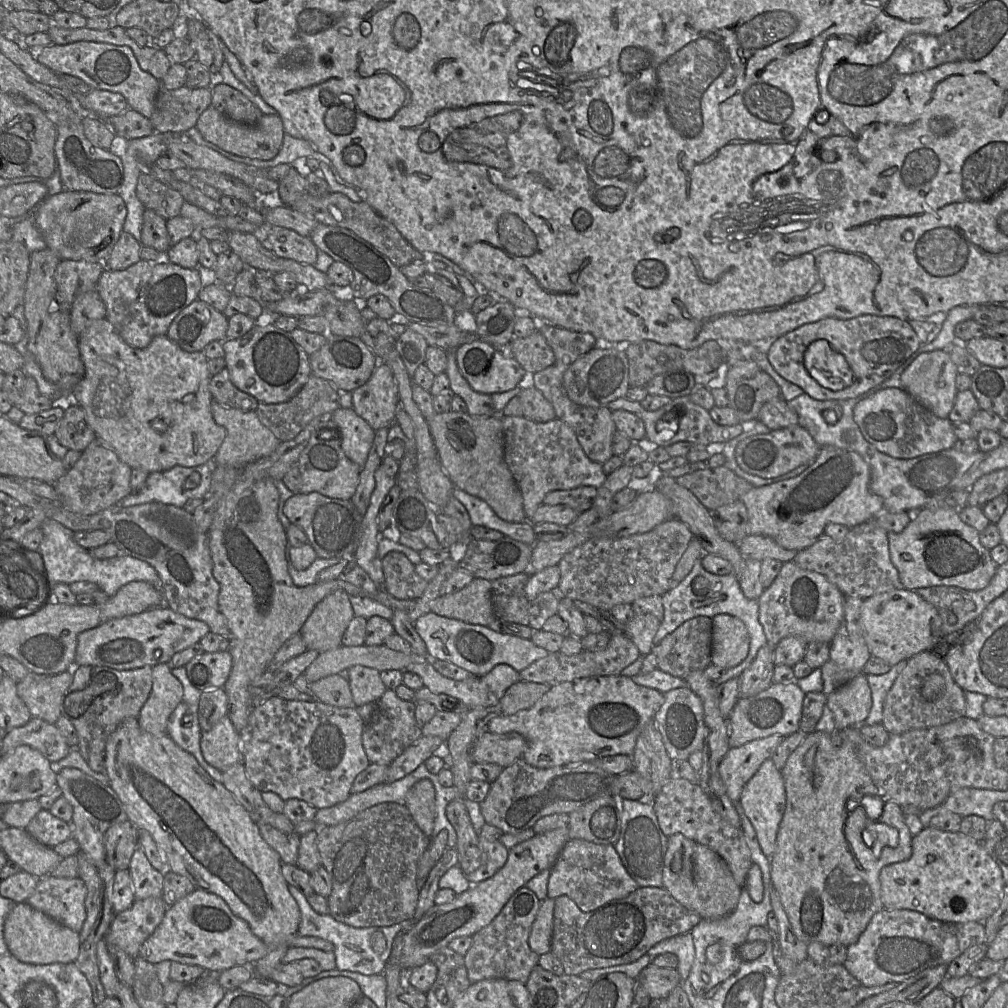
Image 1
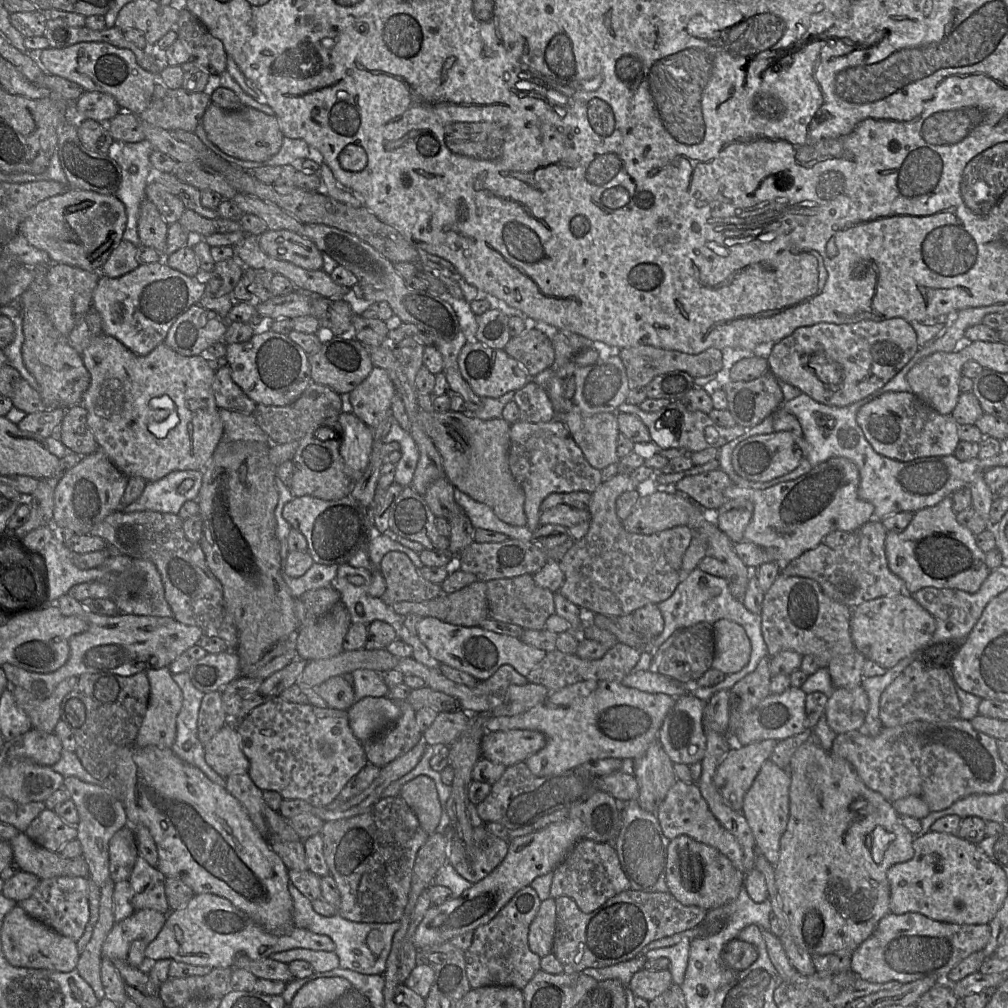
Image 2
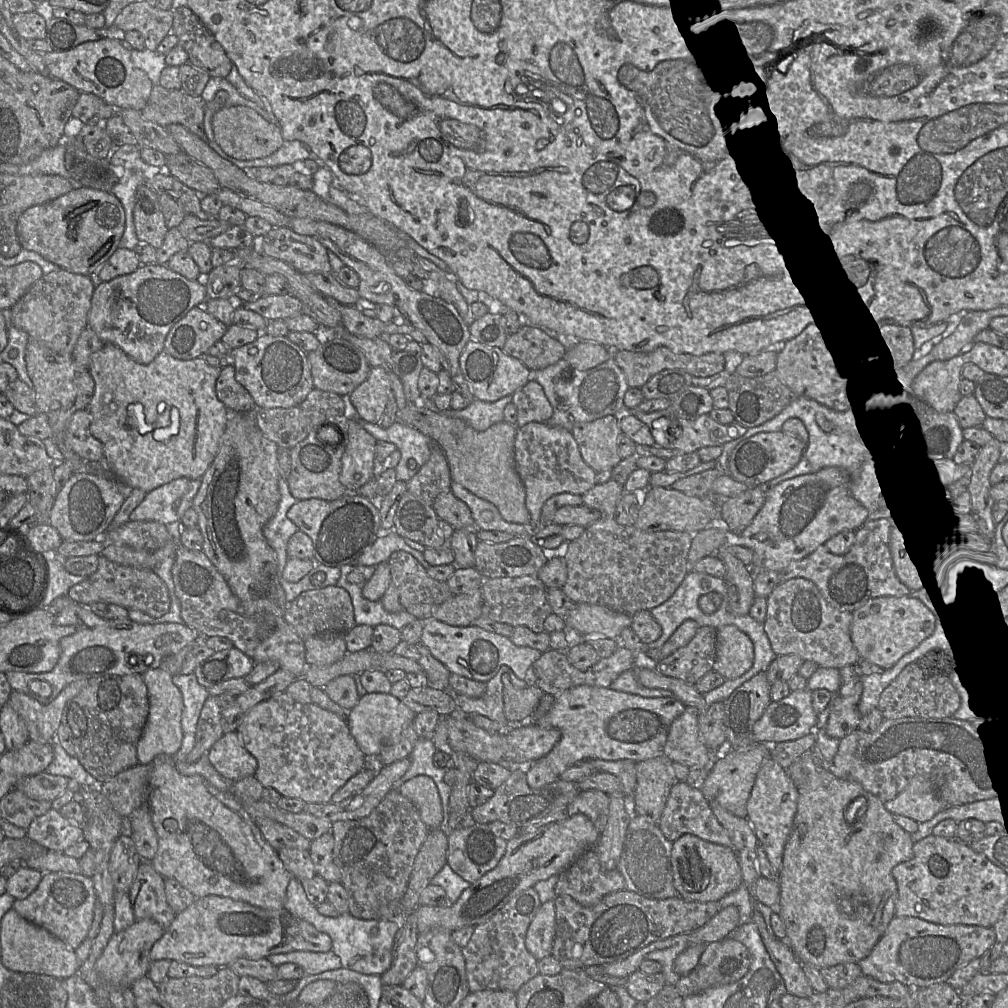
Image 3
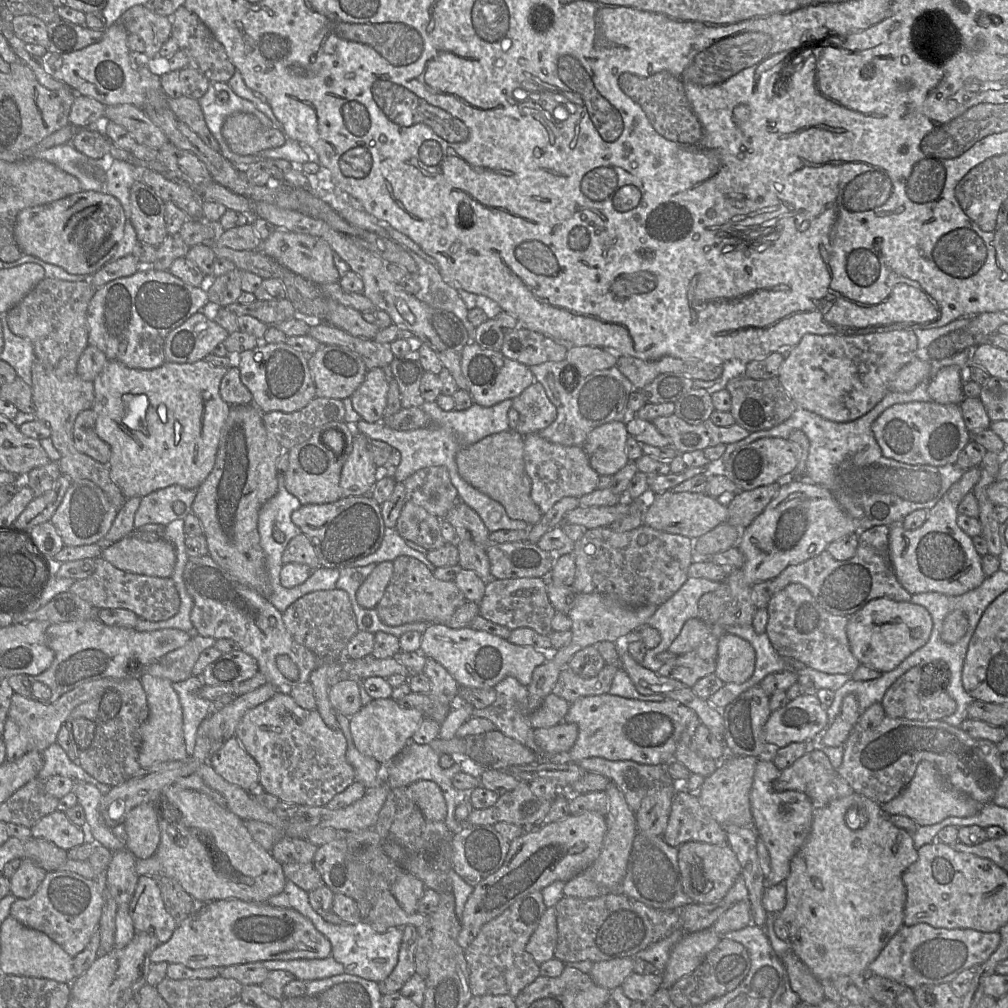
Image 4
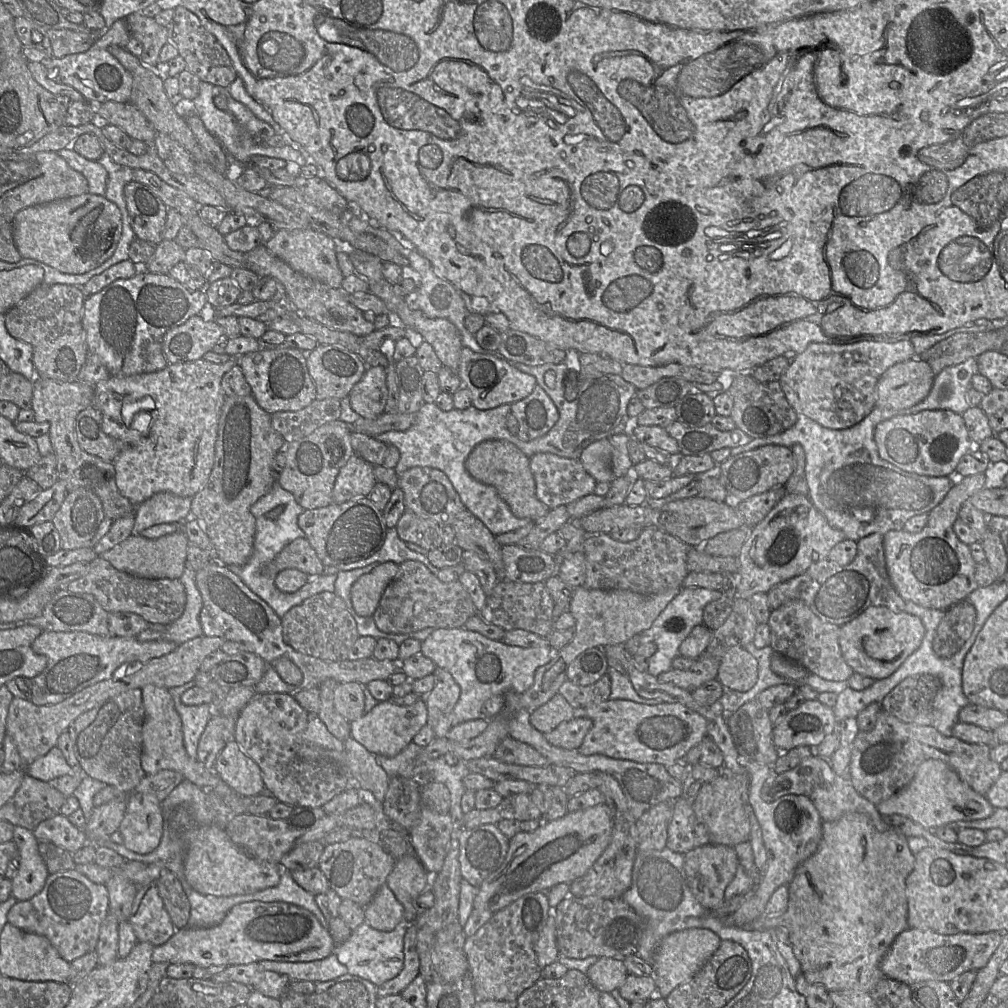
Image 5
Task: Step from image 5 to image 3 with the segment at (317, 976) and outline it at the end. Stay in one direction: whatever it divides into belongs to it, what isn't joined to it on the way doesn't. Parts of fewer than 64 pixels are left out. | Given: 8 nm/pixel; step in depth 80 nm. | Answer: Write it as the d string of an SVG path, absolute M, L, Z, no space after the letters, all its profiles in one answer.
M331 950L329 952L293 951L282 954L274 954L268 959L278 967L285 963L293 963L300 966L305 975L315 975L322 972L342 968L340 958Z

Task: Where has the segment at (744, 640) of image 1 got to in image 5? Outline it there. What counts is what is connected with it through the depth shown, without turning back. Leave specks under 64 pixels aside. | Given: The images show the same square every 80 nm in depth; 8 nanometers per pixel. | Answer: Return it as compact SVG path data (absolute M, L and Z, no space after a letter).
M742 646L731 647L720 661L717 678L726 689L748 691L758 680L758 660Z

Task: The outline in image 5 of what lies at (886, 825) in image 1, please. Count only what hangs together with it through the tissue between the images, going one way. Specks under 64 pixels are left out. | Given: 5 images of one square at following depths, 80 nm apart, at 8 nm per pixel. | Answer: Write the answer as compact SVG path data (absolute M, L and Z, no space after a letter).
M849 812L849 813L846 813L845 815L843 815L838 820L835 820L835 821L832 821L832 822L826 822L826 821L824 822L823 821L823 823L822 823L822 838L821 838L821 841L819 843L819 846L818 846L816 852L797 867L793 879L788 884L789 901L788 901L788 906L787 906L786 910L782 914L778 914L778 915L763 915L763 916L759 917L757 920L755 920L754 922L752 922L748 926L738 926L738 927L748 927L748 928L752 928L752 929L755 929L755 930L772 930L772 929L777 928L779 926L786 927L788 929L789 935L790 935L790 945L791 945L791 947L794 951L794 954L795 954L797 960L799 961L799 963L801 965L802 974L804 975L804 977L806 978L806 980L808 982L810 982L812 984L821 985L825 989L827 989L828 991L857 990L857 991L861 991L861 992L870 992L871 993L873 988L875 987L875 985L883 977L885 977L882 970L881 970L882 960L884 959L884 957L888 953L891 945L893 944L895 939L898 937L898 935L900 933L902 933L904 930L906 930L907 928L909 928L908 927L908 902L907 902L907 895L906 895L906 879L909 876L909 874L912 872L912 870L914 869L915 862L916 862L916 855L914 855L911 852L909 845L908 845L908 838L906 836L904 836L897 829L888 829L886 831L879 831L874 826L871 819L865 814L856 813L856 812Z

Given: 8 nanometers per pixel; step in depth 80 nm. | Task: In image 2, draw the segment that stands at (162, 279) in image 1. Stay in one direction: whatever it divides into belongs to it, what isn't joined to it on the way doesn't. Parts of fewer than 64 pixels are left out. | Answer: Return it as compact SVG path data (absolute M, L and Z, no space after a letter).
M163 259L141 263L133 271L109 278L101 275L93 293L92 306L102 319L104 334L119 340L137 355L148 355L163 343L173 323L205 295L206 284L168 266Z

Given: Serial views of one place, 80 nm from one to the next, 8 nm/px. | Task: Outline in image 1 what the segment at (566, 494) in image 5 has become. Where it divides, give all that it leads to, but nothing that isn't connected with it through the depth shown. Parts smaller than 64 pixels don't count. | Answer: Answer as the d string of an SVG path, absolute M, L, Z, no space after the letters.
M501 416L504 433L504 458L516 481L522 497L527 520L533 516L537 508L543 504L545 495L555 490L570 490L579 486L599 488L605 482L607 475L603 465L590 460L577 440L574 430L563 421L555 418L546 423L536 423L526 418L516 416Z

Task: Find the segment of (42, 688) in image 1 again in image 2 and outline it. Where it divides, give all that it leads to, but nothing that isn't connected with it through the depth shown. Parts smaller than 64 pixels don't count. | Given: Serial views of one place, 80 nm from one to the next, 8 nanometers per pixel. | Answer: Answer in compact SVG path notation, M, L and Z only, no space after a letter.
M72 676L61 681L53 693L39 699L20 686L10 686L17 705L30 717L32 727L46 733L53 733L61 720L61 703L78 683L78 677Z

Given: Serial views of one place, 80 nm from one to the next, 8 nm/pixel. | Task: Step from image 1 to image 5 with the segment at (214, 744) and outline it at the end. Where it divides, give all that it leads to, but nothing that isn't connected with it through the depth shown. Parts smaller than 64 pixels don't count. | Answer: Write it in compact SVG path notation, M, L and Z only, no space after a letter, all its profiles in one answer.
M234 738L219 753L215 771L229 787L242 796L255 796L265 792L260 767Z

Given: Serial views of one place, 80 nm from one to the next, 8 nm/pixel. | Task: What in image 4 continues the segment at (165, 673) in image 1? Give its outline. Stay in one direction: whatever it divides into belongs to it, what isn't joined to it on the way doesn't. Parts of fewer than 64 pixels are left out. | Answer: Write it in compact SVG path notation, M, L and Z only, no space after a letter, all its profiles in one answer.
M144 674L140 677L149 706L149 717L142 727L139 764L148 768L159 762L179 761L188 757L183 733L183 712L173 682L167 678Z

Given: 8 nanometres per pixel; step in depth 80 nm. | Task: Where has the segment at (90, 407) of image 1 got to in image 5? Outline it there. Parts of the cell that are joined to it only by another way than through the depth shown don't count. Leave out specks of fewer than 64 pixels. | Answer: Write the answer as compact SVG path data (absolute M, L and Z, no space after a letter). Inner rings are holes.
M232 357L223 364L209 362L204 358L168 364L164 369L156 372L126 377L110 376L94 386L92 407L102 414L103 431L123 443L123 448L112 462L115 467L116 484L122 496L134 506L138 506L159 492L193 498L207 483L214 466L219 419L227 396L222 389L222 378L233 366L239 365L239 358ZM144 397L153 400L153 409L150 411L152 421L148 435L142 435L139 431L130 428L134 415L128 417L132 403Z

